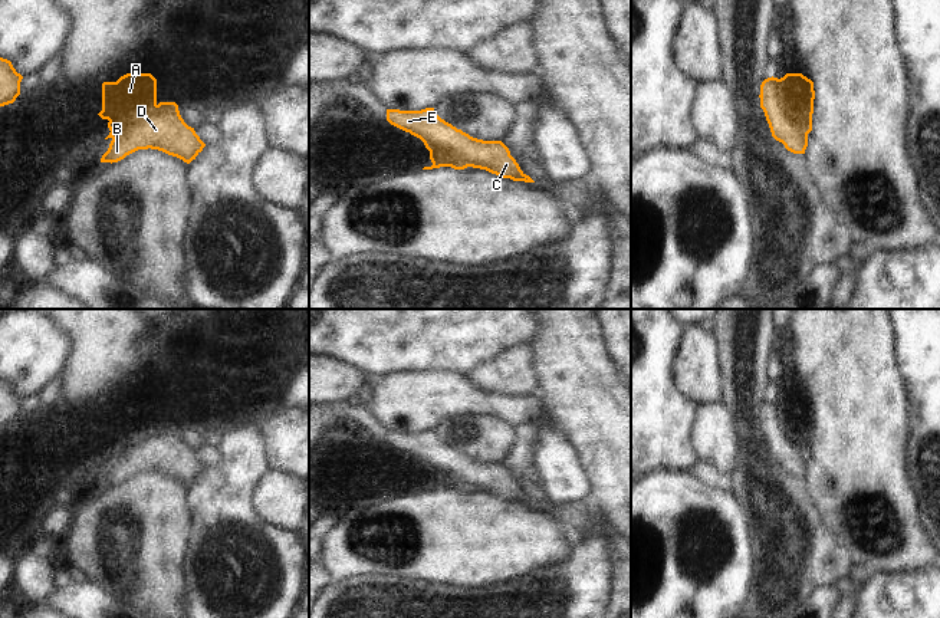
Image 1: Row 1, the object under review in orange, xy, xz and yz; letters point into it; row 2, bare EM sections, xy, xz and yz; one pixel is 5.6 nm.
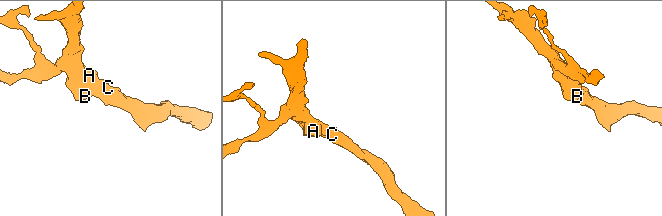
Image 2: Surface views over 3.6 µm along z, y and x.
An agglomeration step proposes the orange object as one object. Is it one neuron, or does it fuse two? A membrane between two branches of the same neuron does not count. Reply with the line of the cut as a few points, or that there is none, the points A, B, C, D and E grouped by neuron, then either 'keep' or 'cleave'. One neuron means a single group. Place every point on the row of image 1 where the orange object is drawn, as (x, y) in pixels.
no cut; A B C D E; keep

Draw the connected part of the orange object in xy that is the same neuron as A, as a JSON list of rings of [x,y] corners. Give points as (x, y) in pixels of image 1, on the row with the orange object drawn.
[[[126,73],[116,82],[102,83],[102,111],[98,114],[102,119],[108,119],[111,144],[102,155],[101,162],[118,162],[126,155],[138,149],[158,149],[168,155],[177,157],[190,164],[203,151],[206,144],[195,134],[194,128],[188,126],[180,115],[175,102],[157,102],[157,79],[151,73]]]

